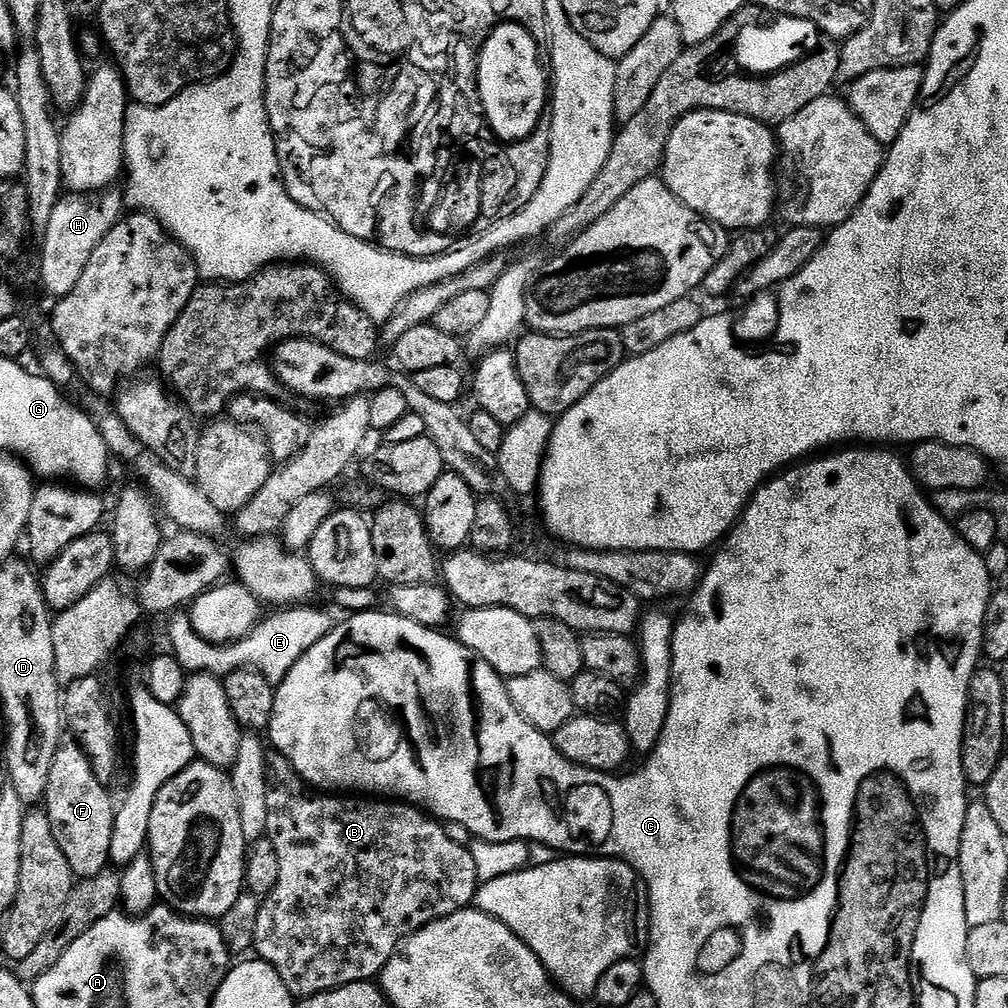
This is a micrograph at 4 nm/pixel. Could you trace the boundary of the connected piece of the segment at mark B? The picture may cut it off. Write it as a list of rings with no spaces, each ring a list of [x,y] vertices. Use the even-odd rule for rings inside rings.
[[[275,750],[268,753],[268,782],[266,838],[274,842],[274,851],[278,853],[278,886],[274,886],[269,896],[263,897],[258,914],[258,930],[254,930],[254,952],[275,970],[282,982],[286,982],[286,990],[290,990],[292,997],[309,1000],[311,996],[333,992],[342,986],[375,981],[386,962],[390,962],[390,958],[397,955],[398,949],[413,932],[426,927],[430,922],[441,920],[443,916],[460,912],[475,901],[478,881],[471,847],[458,846],[458,842],[446,835],[444,824],[421,809],[407,802],[389,802],[384,798],[345,798],[340,794],[317,794],[300,779],[288,759]]]

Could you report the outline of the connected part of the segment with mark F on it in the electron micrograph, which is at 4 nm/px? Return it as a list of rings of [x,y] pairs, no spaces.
[[[75,738],[61,739],[58,754],[54,754],[54,766],[50,766],[50,782],[42,804],[50,818],[54,838],[58,838],[58,846],[62,846],[66,862],[70,862],[72,875],[80,880],[102,874],[110,864],[110,837],[114,835],[116,808],[108,792],[111,791],[105,784],[98,782],[80,743]]]

